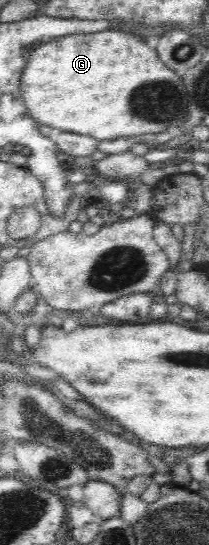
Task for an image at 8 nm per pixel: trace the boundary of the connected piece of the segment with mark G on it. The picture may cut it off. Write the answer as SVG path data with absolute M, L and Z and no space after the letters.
M107 29L40 42L26 61L20 90L25 110L29 117L37 120L38 126L89 136L99 142L139 138L143 134L154 136L170 126L181 128L188 120L189 95L182 78L161 62L153 43L147 43L125 30Z

